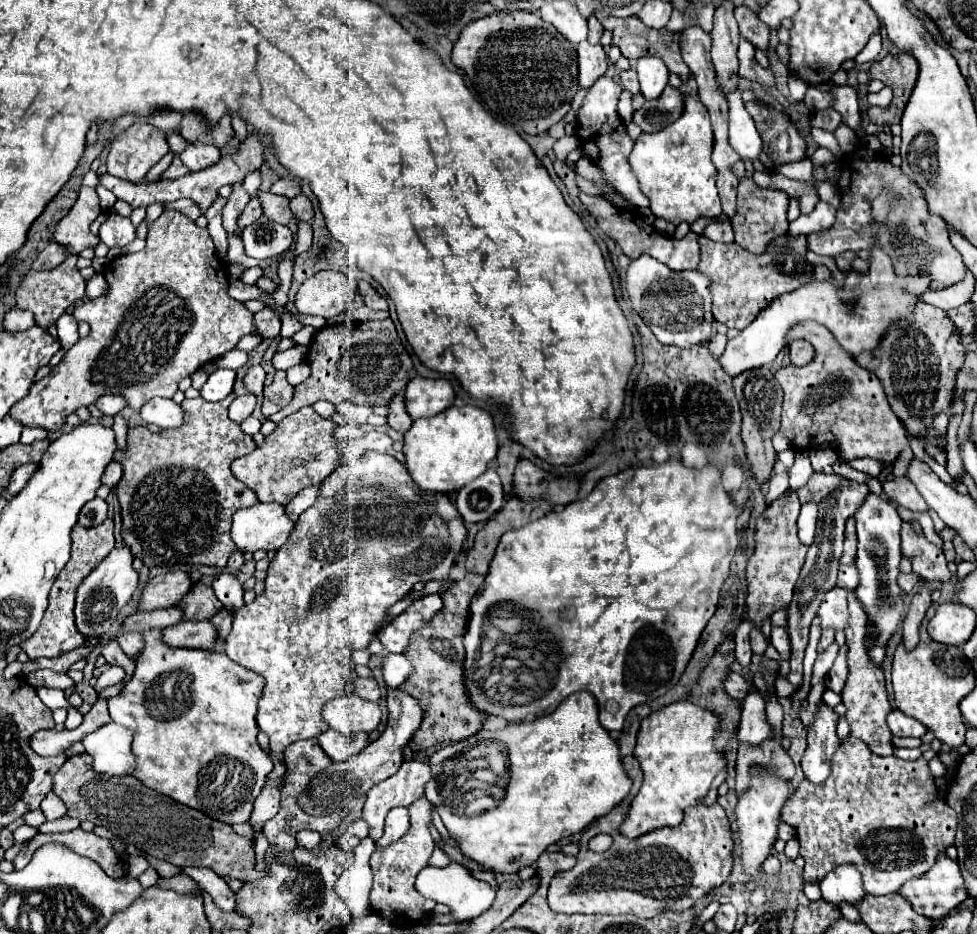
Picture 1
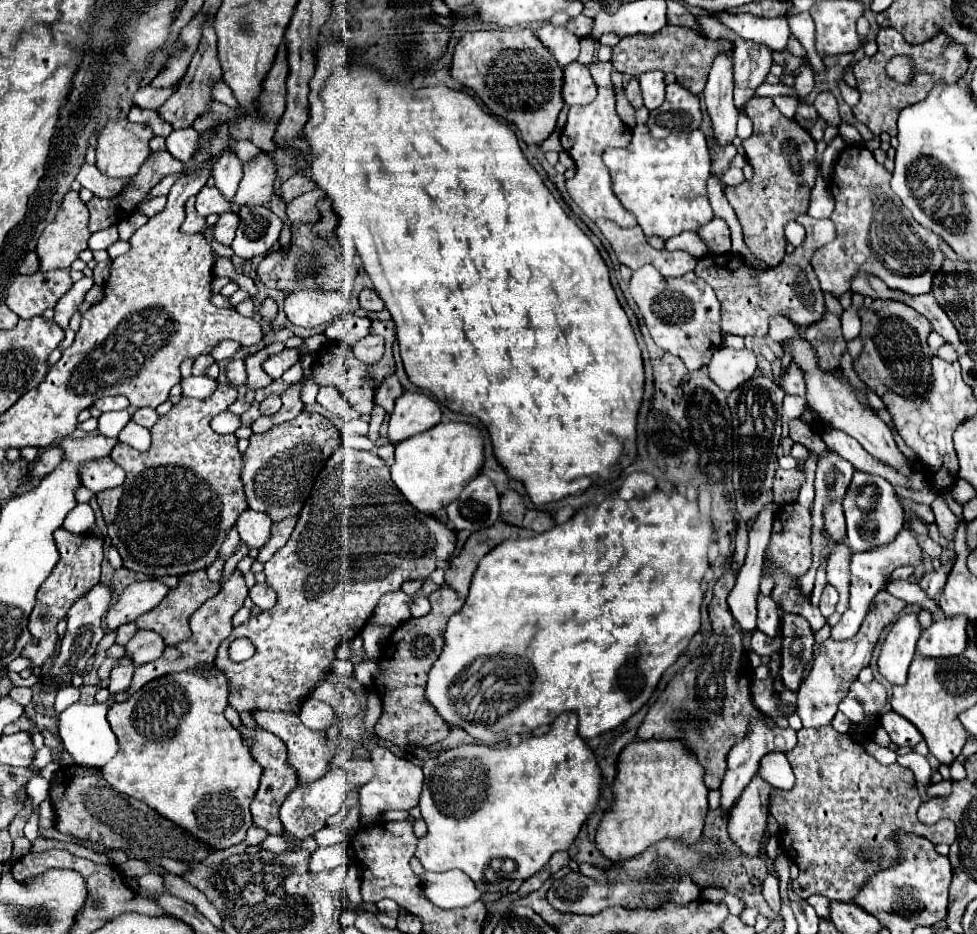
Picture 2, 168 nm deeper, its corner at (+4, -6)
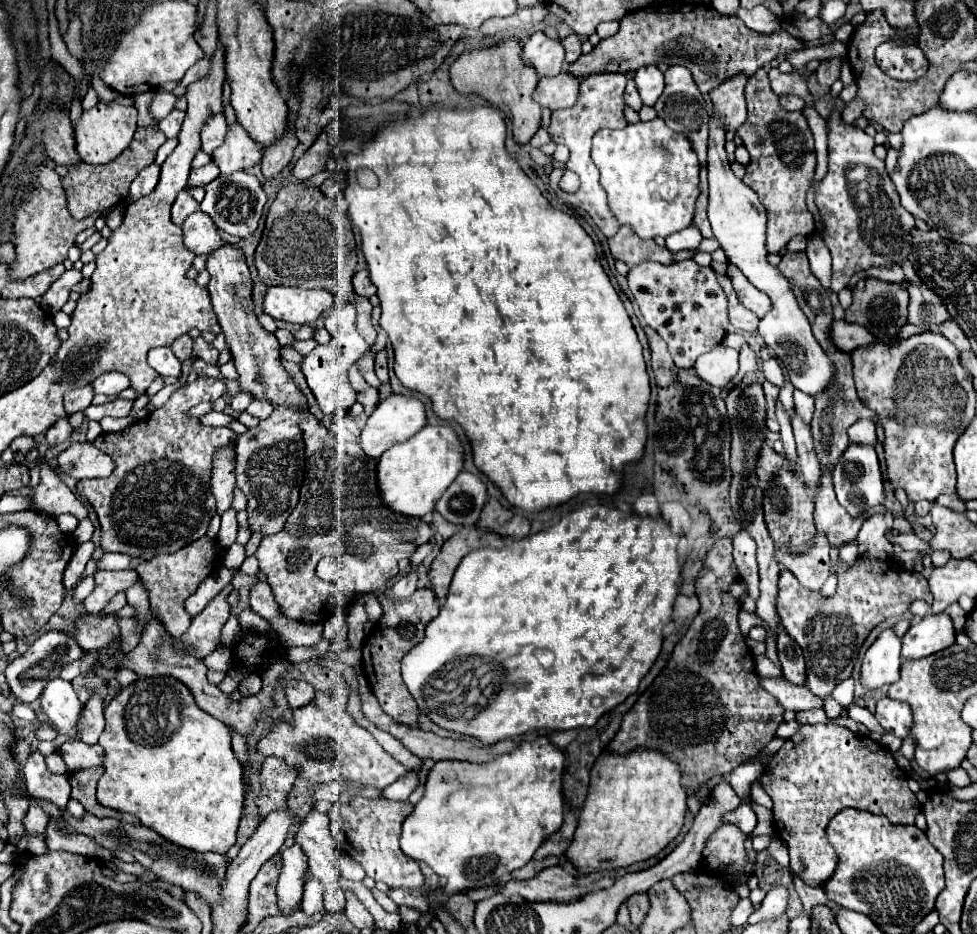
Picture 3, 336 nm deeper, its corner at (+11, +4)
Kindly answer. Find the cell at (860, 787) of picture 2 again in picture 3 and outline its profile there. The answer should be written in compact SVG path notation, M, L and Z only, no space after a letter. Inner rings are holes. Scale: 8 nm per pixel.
M804 724L800 730L786 740L786 744L772 756L764 774L760 776L764 790L774 802L776 818L776 838L782 840L790 852L790 870L800 876L806 884L820 888L836 868L836 852L826 838L826 826L842 808L858 808L872 814L886 816L892 824L914 824L920 804L908 788L908 776L902 772L892 756L892 752L868 736L858 736L848 728L828 724Z

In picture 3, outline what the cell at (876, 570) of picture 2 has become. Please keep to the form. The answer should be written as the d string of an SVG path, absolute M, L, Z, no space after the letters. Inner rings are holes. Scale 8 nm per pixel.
M872 514L858 534L858 556L888 558L892 556L892 542L886 538L886 532L892 530L892 514Z

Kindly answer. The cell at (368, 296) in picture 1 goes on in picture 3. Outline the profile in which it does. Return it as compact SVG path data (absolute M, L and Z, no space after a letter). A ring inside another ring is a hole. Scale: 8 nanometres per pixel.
M360 270L360 272L354 274L354 278L352 278L352 286L354 286L354 292L356 292L358 296L366 296L366 298L370 298L372 294L376 294L376 286L370 282L366 270Z

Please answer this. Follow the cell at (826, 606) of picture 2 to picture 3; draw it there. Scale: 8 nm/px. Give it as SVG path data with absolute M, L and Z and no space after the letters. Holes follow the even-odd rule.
M816 532L810 546L806 552L796 552L792 542L778 542L774 558L782 568L790 570L804 588L820 590L830 574L830 542L824 534Z

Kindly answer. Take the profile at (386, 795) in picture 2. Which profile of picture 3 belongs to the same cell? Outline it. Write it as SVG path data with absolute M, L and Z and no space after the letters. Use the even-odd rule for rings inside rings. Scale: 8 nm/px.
M310 702L304 708L296 708L292 712L292 720L292 724L288 720L274 720L270 724L270 732L256 744L256 750L260 756L282 758L298 772L298 778L310 784L332 782L340 776L358 780L366 786L386 788L406 774L406 768L384 752L370 732L352 722L348 714L332 716Z

